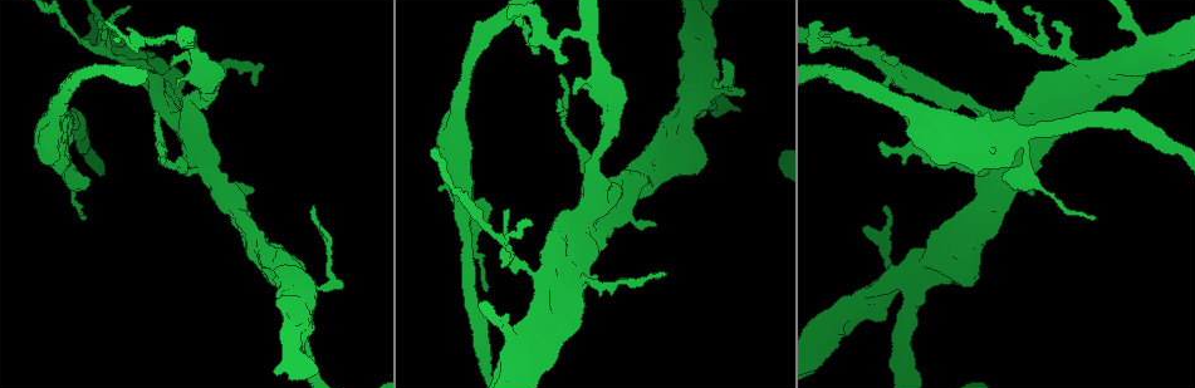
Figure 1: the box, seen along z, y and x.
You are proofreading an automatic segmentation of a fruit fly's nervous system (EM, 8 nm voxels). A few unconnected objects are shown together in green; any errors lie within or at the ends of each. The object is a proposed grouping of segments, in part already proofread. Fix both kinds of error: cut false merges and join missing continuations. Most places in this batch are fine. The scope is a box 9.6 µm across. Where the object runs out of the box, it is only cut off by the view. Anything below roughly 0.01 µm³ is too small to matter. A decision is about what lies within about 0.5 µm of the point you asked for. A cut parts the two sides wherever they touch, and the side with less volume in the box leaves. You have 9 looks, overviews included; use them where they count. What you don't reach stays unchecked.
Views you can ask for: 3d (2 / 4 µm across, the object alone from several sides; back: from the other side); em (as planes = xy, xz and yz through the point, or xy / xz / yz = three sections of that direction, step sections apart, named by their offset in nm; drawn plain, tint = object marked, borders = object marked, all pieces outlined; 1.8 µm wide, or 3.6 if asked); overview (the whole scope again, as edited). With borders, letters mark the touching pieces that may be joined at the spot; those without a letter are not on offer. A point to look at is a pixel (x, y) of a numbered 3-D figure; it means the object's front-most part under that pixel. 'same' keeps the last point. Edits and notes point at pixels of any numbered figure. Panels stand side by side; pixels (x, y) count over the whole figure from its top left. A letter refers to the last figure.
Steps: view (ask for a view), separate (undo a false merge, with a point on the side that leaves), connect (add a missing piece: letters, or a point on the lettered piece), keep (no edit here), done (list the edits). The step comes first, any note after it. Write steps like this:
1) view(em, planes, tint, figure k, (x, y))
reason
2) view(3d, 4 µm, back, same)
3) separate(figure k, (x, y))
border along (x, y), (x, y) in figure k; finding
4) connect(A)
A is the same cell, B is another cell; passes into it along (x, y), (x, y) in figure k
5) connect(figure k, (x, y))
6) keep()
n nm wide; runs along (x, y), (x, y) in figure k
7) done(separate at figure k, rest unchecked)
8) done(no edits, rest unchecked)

view(em, planes, tint, figure 1, (138, 65))
sharp bend

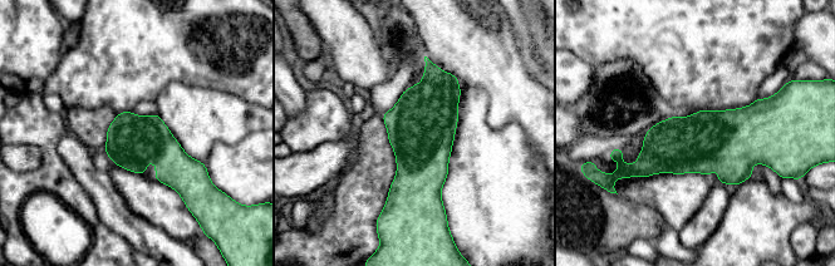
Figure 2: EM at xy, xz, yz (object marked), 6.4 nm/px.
view(em, planes, borders, same)

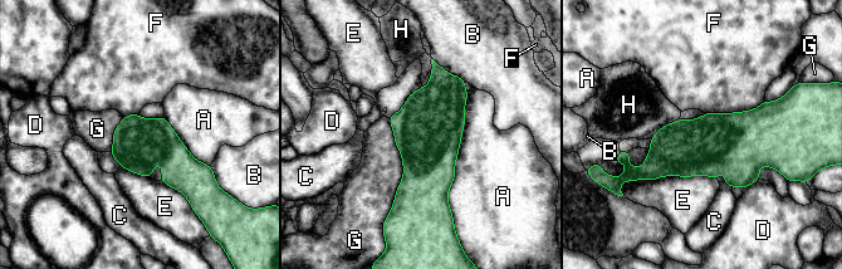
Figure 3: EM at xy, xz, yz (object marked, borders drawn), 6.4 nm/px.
keep()
A, B, C, D, E, F, G and H are other cells; border along (388, 118), (402, 179), (385, 218) in figure 3; continuous, no second cell

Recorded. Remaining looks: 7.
view(em, planes, borders, figure 1, (45, 130))
calibre changes

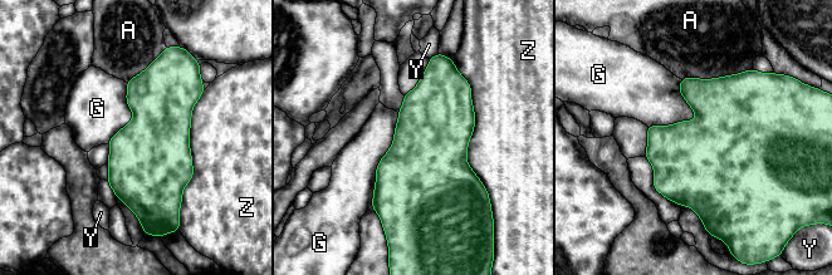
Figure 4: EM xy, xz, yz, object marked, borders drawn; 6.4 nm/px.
keep()
A, G, Y and Z are other cells; border along (399, 109), (371, 207) in figure 4; continuous, no second cell

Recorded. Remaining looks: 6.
view(3d, 2 µm, back, figure 1, (564, 78))
an open end

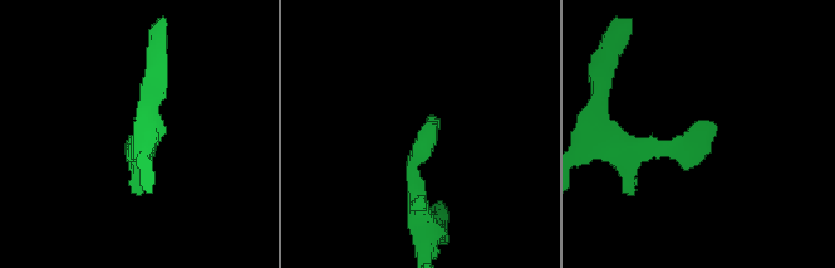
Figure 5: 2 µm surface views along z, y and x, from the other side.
view(em, planes, borders, figure 5, (427, 128))

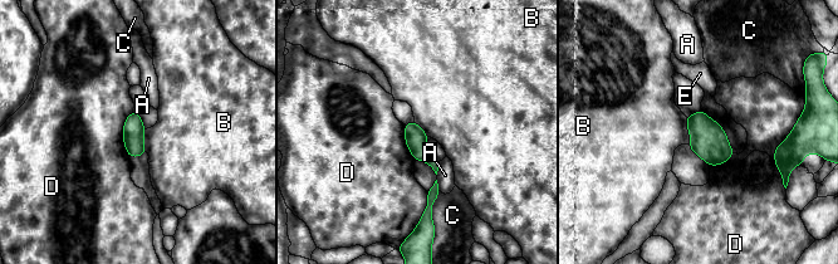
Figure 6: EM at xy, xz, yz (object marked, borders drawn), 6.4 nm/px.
keep()
140 nm wide; E touches over 360 nm; A, B, C, D and E are other cells; none of them fits

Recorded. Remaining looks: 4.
view(3d, 2 µm, back, figure 1, (212, 80))
arms part here

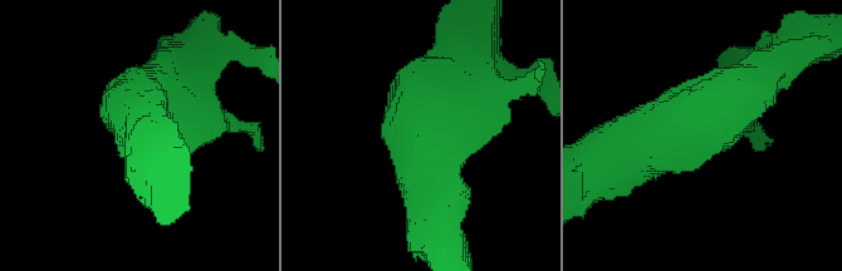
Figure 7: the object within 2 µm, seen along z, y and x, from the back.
view(em, planes, borders, figure 7, (705, 128))

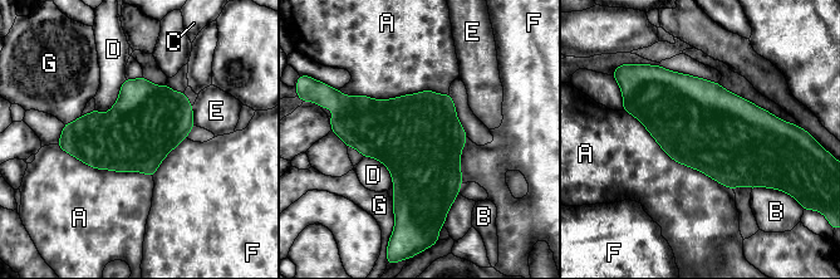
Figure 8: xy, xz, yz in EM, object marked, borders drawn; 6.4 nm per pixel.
keep()
A touches over 850 nm; A, B, C, D, E, F and G are other cells; border along (623, 109), (678, 164), (732, 190) in figure 8; all the same cell

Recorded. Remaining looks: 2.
done(no edits, rest unchecked)

